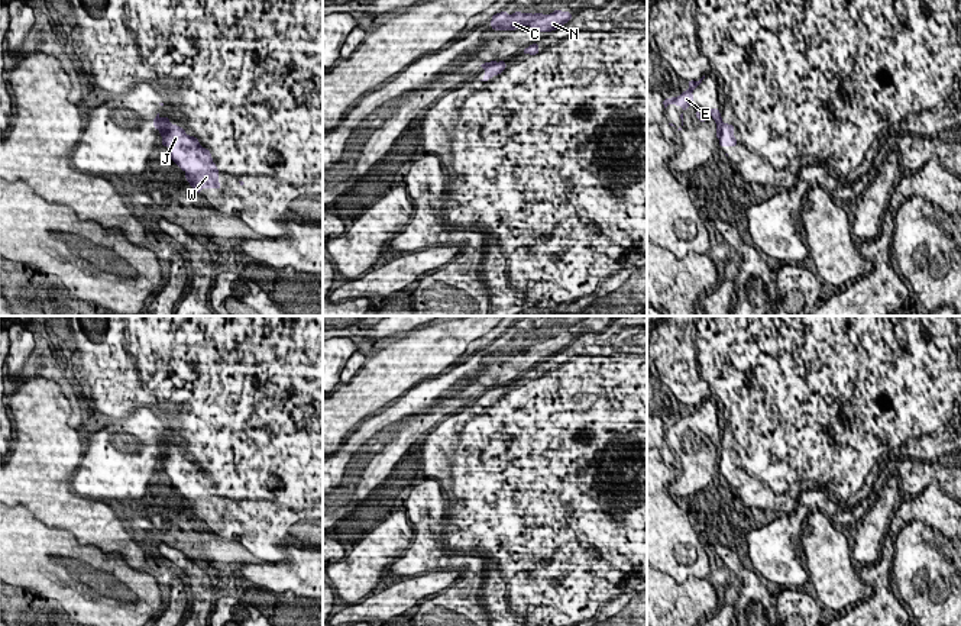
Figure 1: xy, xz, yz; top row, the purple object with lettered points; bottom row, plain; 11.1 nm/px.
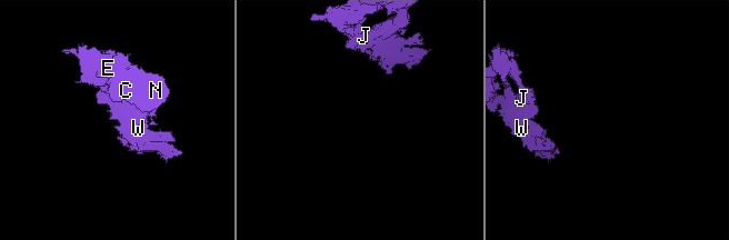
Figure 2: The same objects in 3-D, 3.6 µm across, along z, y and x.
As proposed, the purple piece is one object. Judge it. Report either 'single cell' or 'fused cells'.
fused cells

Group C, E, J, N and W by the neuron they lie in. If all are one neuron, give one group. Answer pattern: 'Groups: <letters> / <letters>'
Groups: C E N / J W

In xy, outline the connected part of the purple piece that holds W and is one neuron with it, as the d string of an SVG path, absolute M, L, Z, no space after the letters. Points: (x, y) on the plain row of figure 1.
M169 449L159 455L162 470L171 472L171 485L185 496L185 504L198 519L201 513L220 514L219 496L208 474L203 472L197 462L188 461L182 452Z

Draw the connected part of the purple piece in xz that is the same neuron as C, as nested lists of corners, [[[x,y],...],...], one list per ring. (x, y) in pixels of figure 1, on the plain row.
[[[505,335],[492,341],[491,352],[494,355],[515,355],[521,351],[531,351],[537,356],[551,356],[562,352],[572,343],[569,336],[554,335],[551,339],[520,338],[508,339]]]

